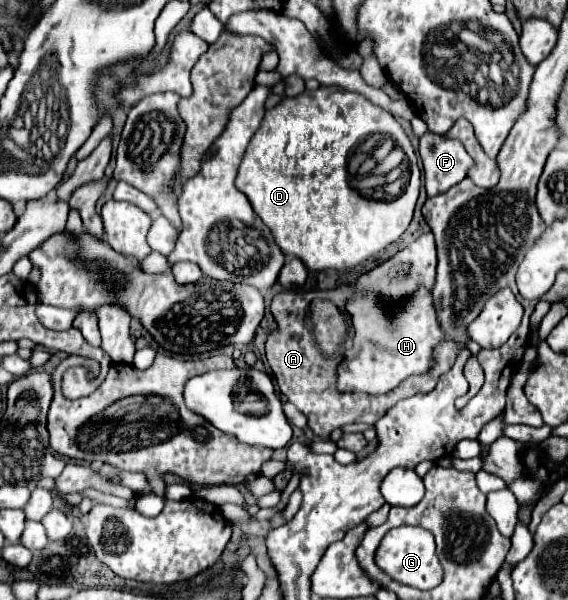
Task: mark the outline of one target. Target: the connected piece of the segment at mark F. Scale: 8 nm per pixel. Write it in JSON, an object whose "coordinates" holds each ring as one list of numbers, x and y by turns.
{"coordinates":[[427,132,421,138,419,154,425,168,427,196,447,192,451,186,459,184,473,166,471,156,459,140,449,140,433,132]]}

